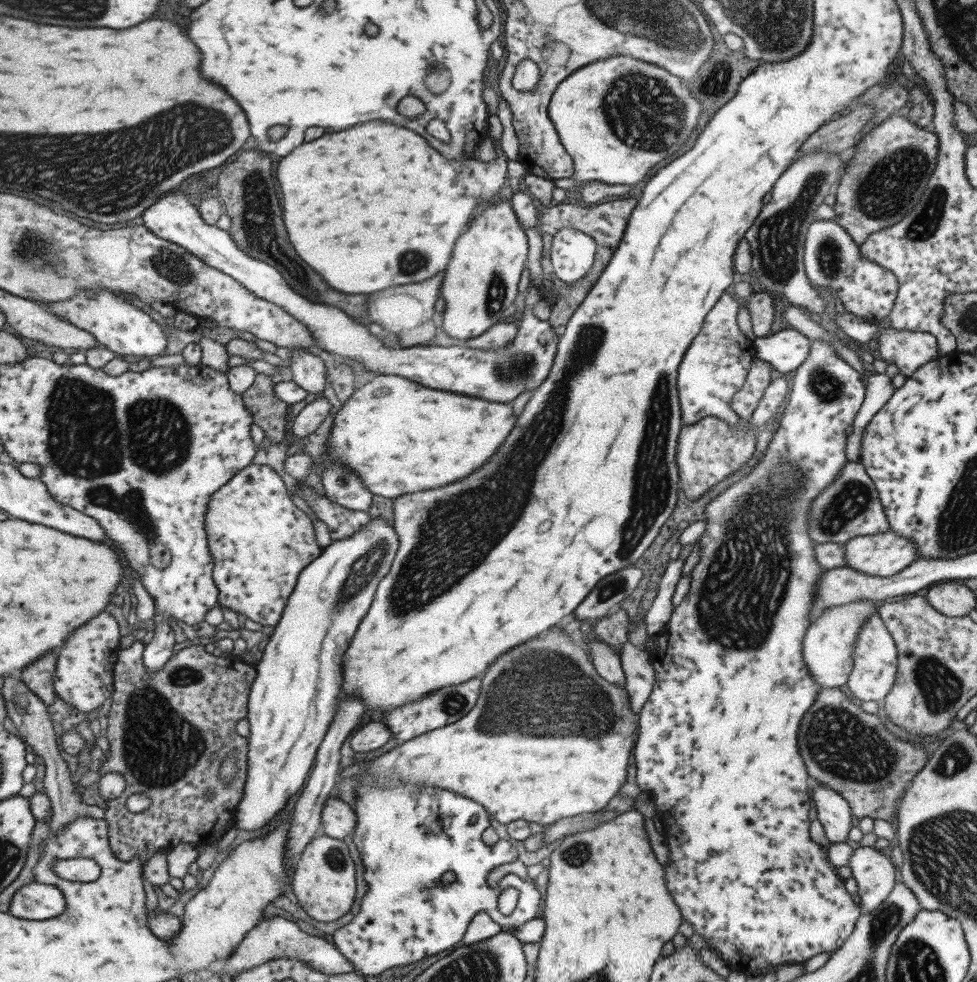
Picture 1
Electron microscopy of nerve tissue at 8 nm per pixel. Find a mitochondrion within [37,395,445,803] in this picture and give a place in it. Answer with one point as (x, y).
(160, 745)

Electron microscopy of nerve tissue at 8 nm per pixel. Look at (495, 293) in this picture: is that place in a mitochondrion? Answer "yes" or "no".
yes

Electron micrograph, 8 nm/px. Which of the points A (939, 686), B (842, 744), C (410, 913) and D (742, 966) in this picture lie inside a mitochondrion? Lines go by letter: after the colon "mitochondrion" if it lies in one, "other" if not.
A: mitochondrion
B: mitochondrion
C: other
D: other

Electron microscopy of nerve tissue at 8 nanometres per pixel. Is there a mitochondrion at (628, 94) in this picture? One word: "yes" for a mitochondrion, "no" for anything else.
yes

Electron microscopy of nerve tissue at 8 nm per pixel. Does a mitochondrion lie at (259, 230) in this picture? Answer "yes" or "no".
yes

